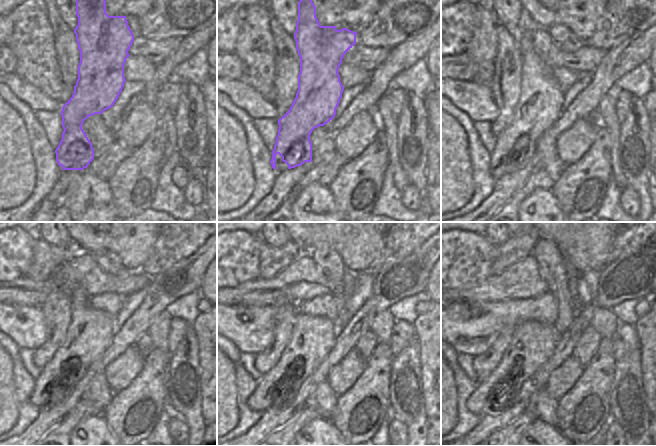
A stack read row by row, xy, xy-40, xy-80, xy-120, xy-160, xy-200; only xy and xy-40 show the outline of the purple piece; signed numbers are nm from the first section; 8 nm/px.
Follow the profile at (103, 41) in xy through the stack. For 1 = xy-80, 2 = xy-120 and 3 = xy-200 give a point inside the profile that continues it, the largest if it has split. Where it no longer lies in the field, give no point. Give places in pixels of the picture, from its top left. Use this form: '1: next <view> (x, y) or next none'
1: next xy-80 (539, 106)
2: next xy-120 (89, 334)
3: next xy-200 (532, 343)

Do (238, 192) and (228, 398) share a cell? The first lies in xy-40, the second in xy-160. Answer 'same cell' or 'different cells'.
same cell

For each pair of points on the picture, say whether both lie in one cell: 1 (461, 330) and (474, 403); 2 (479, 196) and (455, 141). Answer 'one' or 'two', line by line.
1: two
2: two

